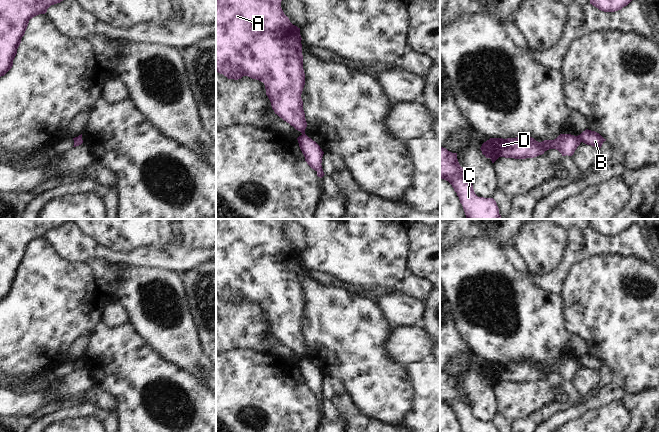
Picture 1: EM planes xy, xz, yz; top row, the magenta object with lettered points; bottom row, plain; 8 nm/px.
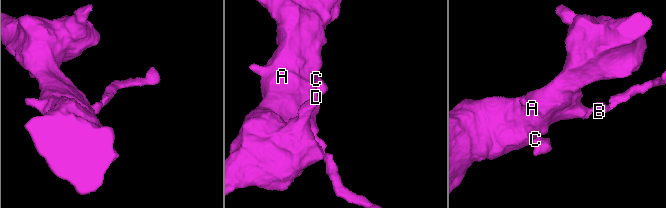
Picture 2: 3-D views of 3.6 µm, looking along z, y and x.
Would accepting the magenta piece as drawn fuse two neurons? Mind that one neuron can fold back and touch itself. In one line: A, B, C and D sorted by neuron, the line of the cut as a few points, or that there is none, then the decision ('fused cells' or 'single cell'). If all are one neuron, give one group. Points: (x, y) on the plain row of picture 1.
groups A C D / B; cut yz (578, 359), (582, 365); fused cells

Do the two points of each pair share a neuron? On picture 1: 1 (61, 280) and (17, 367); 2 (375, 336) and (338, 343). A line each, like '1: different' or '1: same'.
1: same
2: same

